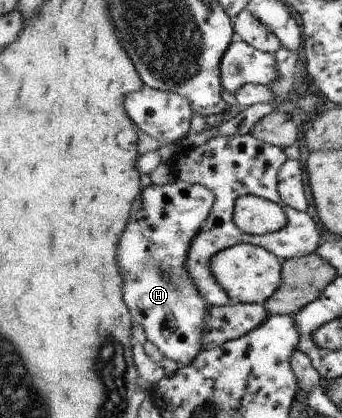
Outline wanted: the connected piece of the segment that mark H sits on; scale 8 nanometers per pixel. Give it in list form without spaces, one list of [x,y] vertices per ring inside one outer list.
[[[174,180],[166,185],[147,187],[136,201],[132,220],[125,230],[120,245],[120,265],[125,275],[125,298],[134,316],[134,325],[143,326],[146,338],[157,344],[164,354],[179,366],[189,366],[197,360],[203,348],[205,326],[212,304],[201,294],[191,272],[188,271],[189,254],[193,243],[208,222],[218,201],[217,194],[208,185]]]

